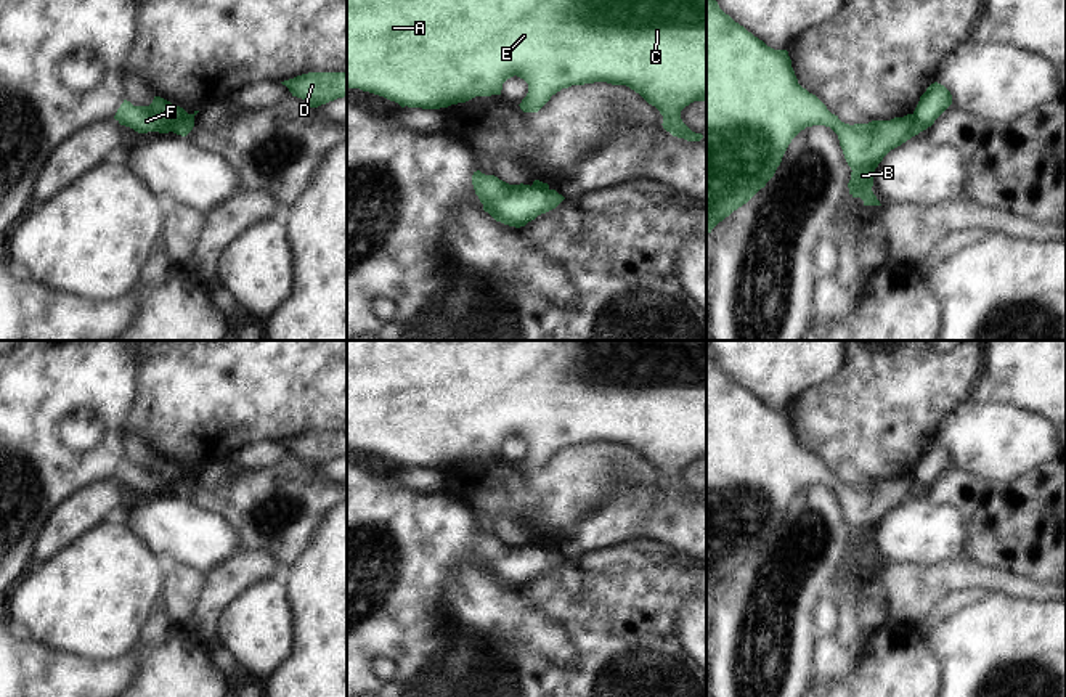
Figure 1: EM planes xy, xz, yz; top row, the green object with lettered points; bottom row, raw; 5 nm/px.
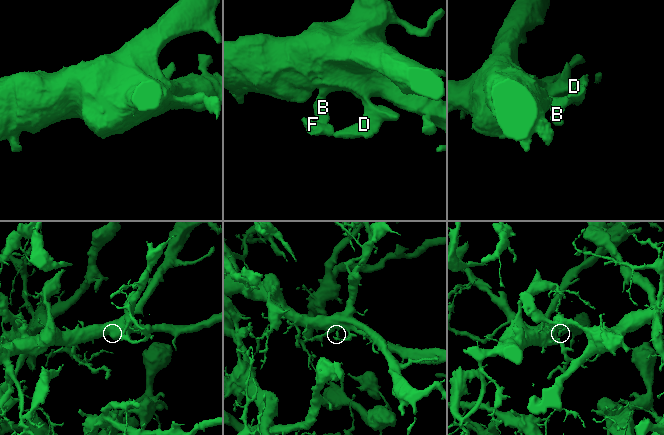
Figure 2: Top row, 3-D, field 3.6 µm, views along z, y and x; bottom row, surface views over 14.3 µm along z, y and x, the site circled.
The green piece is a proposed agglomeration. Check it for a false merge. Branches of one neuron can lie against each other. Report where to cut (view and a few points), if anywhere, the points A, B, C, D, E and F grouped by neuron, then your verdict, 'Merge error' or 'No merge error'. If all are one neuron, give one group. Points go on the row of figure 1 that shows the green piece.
Split along xy (193, 116), (180, 116), (170, 130). Groups: A B C D E / F. Merge error

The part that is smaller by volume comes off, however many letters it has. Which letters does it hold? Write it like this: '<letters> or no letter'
F

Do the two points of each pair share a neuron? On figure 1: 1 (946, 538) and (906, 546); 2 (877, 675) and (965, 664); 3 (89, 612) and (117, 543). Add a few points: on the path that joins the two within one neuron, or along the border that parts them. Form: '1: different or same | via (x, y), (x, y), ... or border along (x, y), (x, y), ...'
1: same | via (936, 538), (915, 538)
2: different | border along (922, 633), (941, 668), (943, 680)
3: same | via (95, 595), (108, 578), (109, 561)

